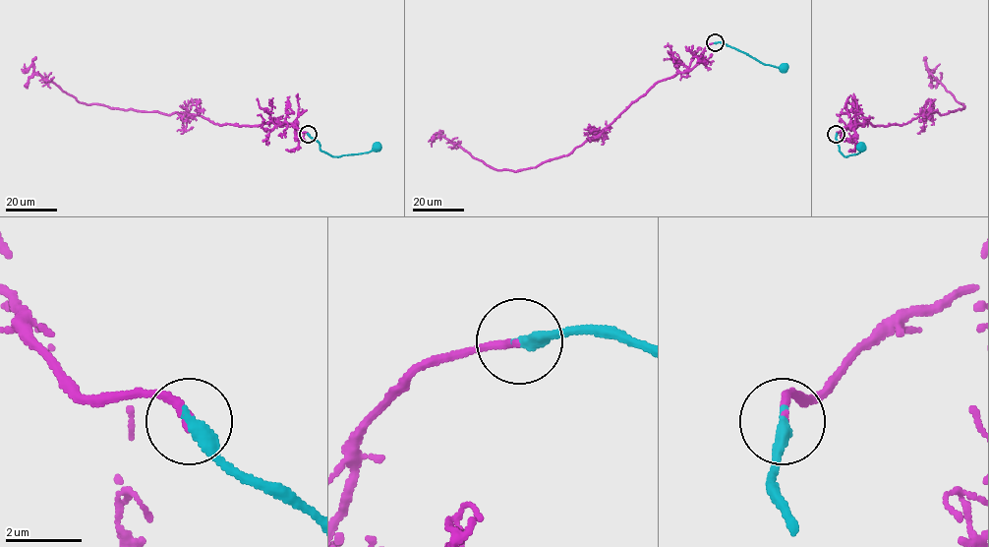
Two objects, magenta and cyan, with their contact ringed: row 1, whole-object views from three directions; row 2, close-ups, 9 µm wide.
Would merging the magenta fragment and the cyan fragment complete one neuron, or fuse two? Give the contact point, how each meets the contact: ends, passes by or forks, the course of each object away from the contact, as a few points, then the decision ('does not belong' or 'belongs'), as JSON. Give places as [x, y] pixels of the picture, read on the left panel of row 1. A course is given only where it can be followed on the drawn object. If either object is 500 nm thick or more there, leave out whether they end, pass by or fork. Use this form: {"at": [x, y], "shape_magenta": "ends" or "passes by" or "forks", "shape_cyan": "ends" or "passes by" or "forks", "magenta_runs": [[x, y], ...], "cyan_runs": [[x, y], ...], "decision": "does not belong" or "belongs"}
{"at": [308, 134], "shape_magenta": "ends", "shape_cyan": "ends", "magenta_runs": [[308, 134], [282, 123], [214, 124], [185, 113], [83, 103], [31, 66], [26, 70], [24, 63]], "cyan_runs": [[308, 134], [318, 142], [320, 151], [333, 156], [368, 152], [377, 147]], "decision": "belongs"}

